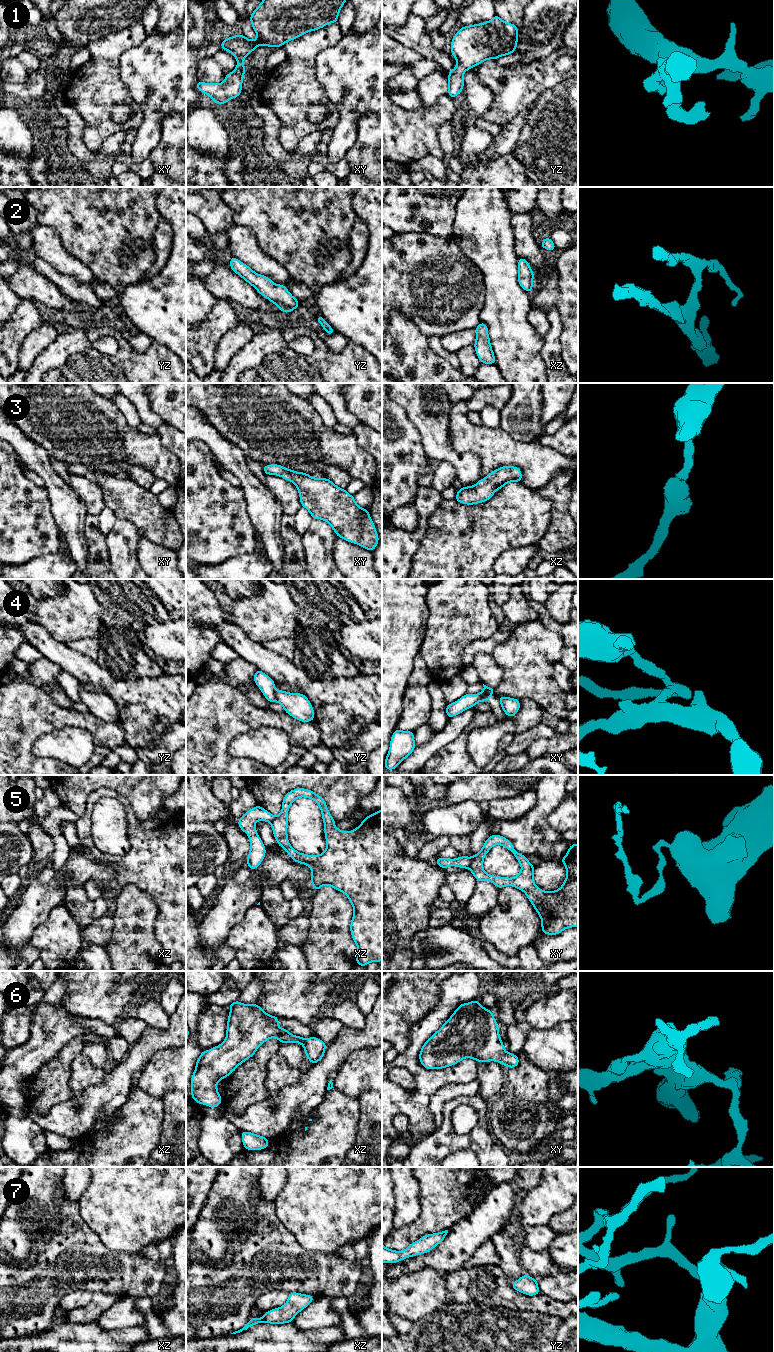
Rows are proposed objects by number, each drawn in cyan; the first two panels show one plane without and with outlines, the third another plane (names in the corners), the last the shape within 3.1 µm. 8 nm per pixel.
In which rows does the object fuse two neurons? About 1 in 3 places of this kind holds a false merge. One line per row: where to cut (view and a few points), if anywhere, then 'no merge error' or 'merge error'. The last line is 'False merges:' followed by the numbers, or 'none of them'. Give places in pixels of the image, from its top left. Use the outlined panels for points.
1: no cut; no merge error
2: no cut; no merge error
3: no cut; no merge error
4: cut in yz along (276, 691), (275, 700); merge error
5: cut in xy along (470, 857), (468, 867); merge error
6: no cut; no merge error
7: no cut; no merge error
False merges: 4, 5

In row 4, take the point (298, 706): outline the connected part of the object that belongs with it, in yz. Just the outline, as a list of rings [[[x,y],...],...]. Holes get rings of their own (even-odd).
[[[277,690],[275,697],[276,701],[291,717],[301,722],[314,721],[314,709],[304,694]]]

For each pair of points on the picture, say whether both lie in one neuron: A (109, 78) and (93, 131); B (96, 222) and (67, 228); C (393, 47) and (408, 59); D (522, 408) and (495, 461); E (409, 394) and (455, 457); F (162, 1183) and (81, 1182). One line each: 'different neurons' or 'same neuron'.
A: same neuron
B: same neuron
C: same neuron
D: different neurons
E: same neuron
F: different neurons

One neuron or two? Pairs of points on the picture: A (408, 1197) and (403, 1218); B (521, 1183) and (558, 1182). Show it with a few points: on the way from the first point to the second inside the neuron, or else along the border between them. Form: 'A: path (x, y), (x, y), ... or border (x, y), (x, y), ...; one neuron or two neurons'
A: path (407, 1202), (405, 1213); one neuron
B: border (542, 1177), (535, 1186), (520, 1198); two neurons

